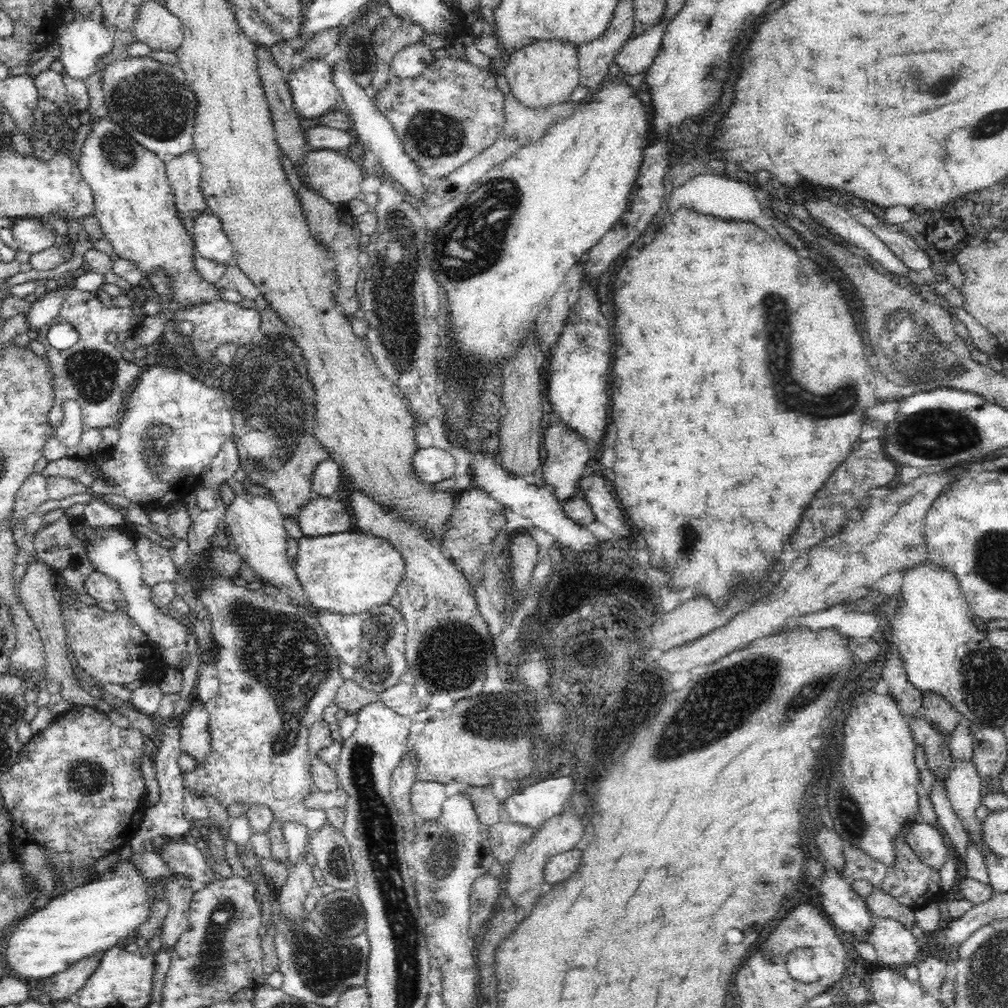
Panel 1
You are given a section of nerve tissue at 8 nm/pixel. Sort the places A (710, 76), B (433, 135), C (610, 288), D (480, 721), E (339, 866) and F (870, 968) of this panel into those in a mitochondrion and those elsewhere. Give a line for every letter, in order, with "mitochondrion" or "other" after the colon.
A: mitochondrion
B: mitochondrion
C: other
D: mitochondrion
E: mitochondrion
F: other

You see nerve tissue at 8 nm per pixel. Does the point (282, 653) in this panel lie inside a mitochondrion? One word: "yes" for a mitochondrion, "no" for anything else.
yes

